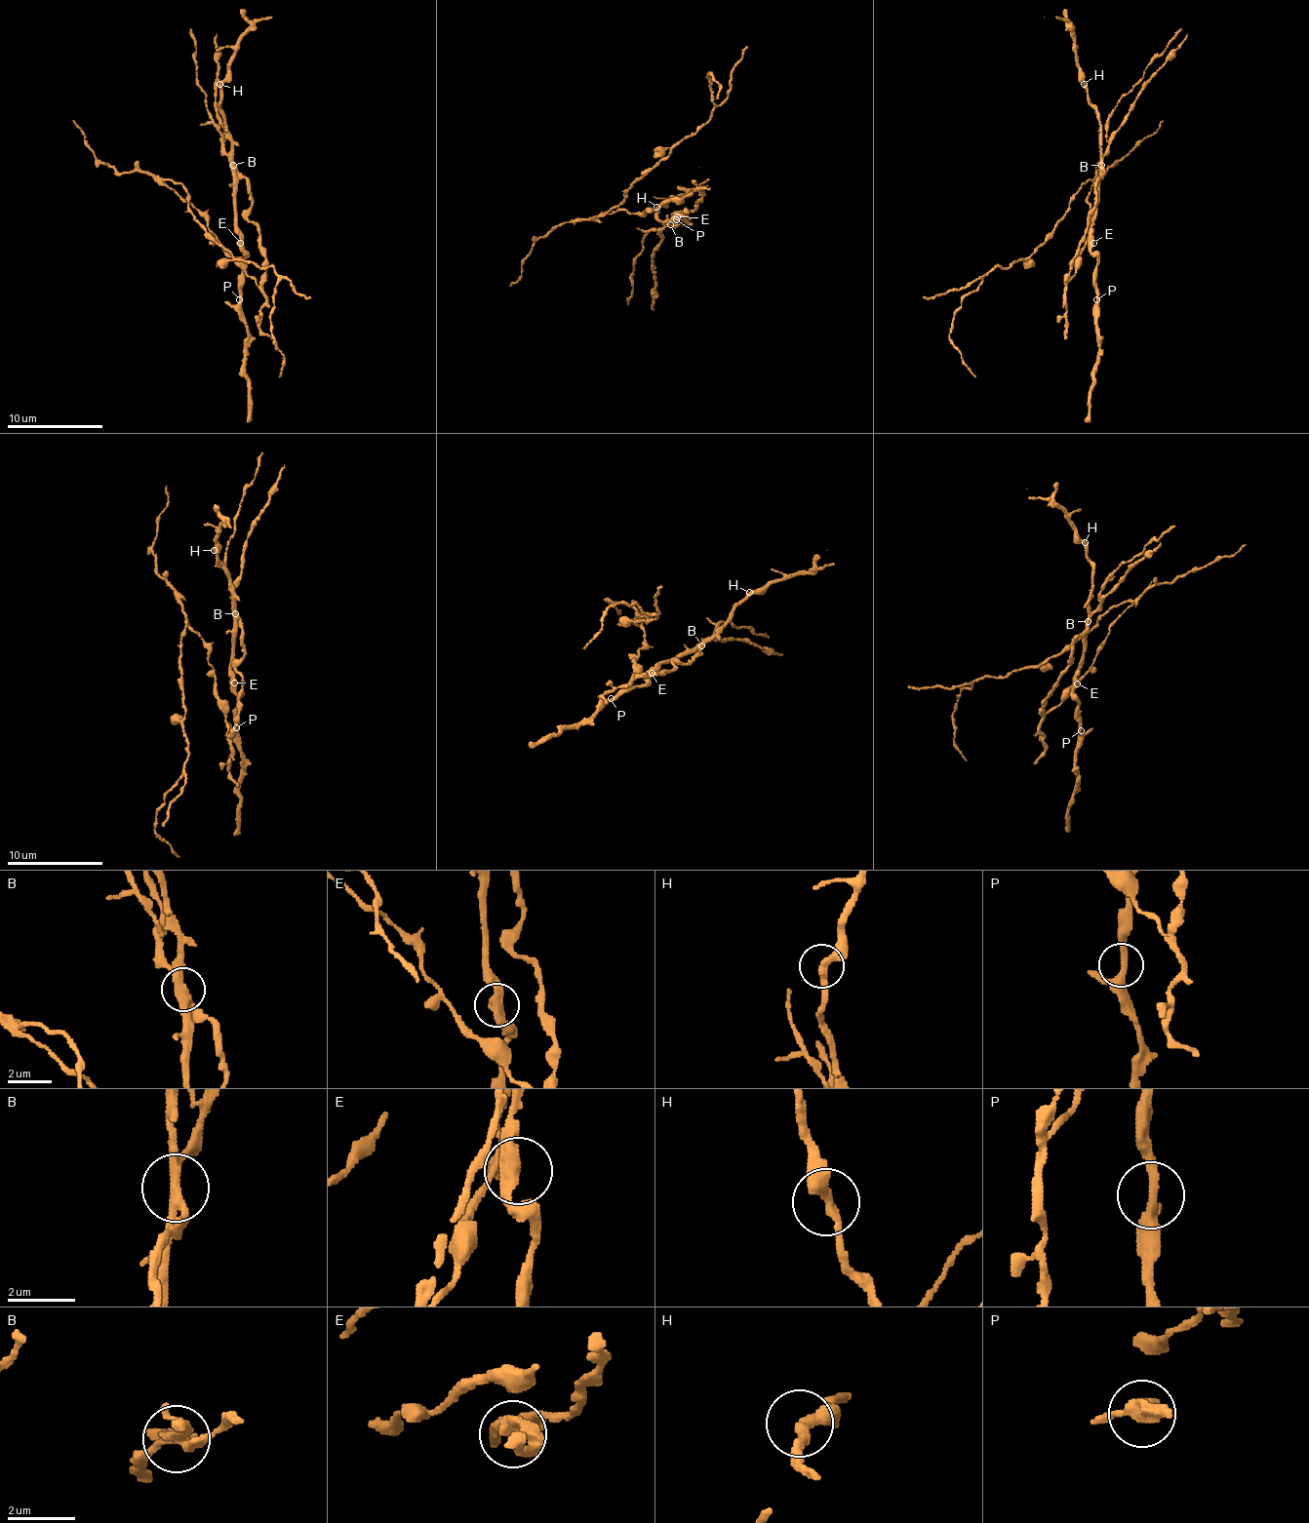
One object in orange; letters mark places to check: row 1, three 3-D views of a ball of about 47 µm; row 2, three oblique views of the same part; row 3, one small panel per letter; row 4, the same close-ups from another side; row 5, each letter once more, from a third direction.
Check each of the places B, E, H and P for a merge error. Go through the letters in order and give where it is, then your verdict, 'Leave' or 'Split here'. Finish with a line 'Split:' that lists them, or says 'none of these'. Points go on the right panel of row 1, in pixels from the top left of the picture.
B: Place: (1101, 165). Split here
E: Place: (1093, 243). Leave
H: Place: (1084, 84). Leave
P: Place: (1096, 299). Leave
Split: B

